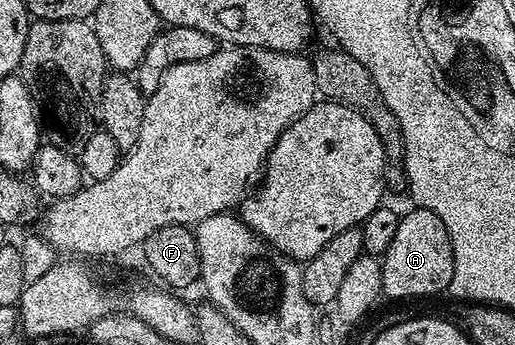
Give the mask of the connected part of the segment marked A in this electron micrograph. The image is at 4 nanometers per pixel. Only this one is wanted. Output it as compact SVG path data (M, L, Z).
M412 206L411 211L403 211L399 217L397 233L389 249L382 255L383 294L391 299L423 299L426 295L435 295L438 291L446 292L453 281L453 245L445 229L445 221L424 207Z

